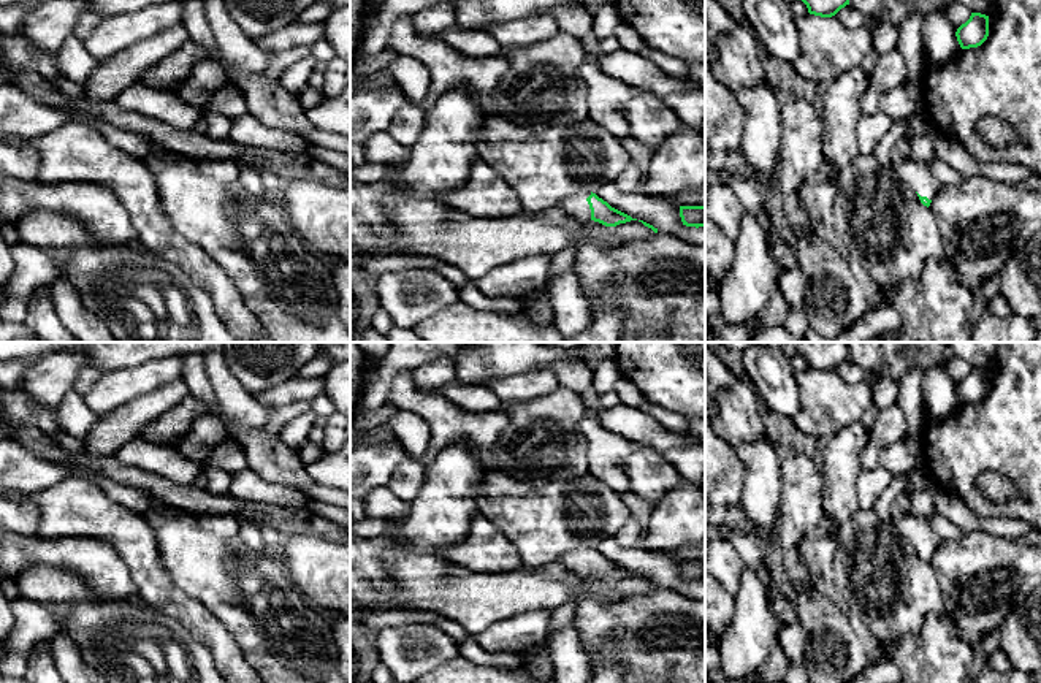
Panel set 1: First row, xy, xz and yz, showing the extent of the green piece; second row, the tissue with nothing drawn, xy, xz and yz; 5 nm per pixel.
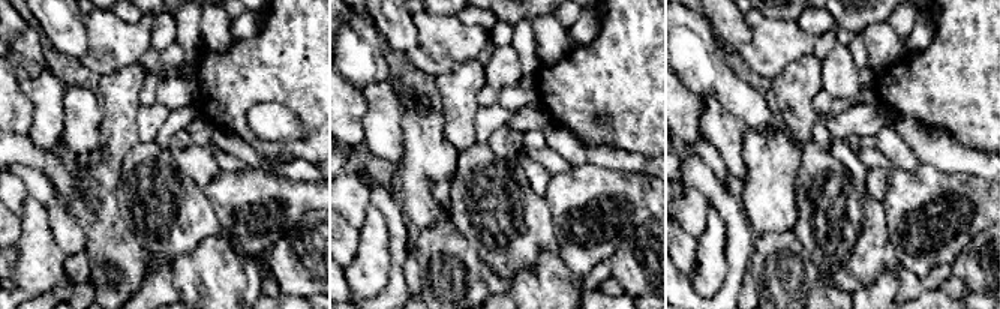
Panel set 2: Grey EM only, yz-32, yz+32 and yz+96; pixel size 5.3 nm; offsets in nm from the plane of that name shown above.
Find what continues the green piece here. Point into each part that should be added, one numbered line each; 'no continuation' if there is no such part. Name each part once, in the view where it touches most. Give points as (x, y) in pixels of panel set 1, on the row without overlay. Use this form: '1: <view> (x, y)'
1: xz (575, 561)

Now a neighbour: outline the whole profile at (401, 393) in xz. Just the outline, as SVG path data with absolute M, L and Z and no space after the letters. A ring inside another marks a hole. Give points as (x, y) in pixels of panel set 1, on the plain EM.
M410 371L393 377L388 401L399 410L412 410L426 420L429 445L420 458L423 466L439 450L461 442L472 450L485 472L498 471L491 450L509 428L510 418L504 410L469 412L442 395L425 396L415 390Z

